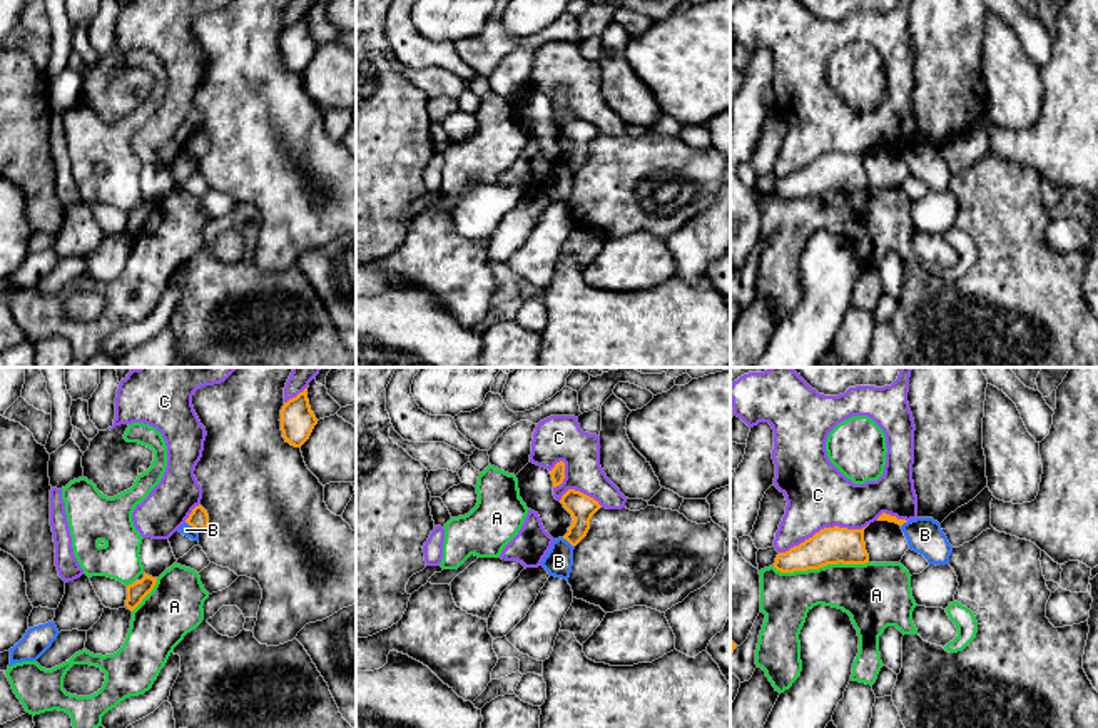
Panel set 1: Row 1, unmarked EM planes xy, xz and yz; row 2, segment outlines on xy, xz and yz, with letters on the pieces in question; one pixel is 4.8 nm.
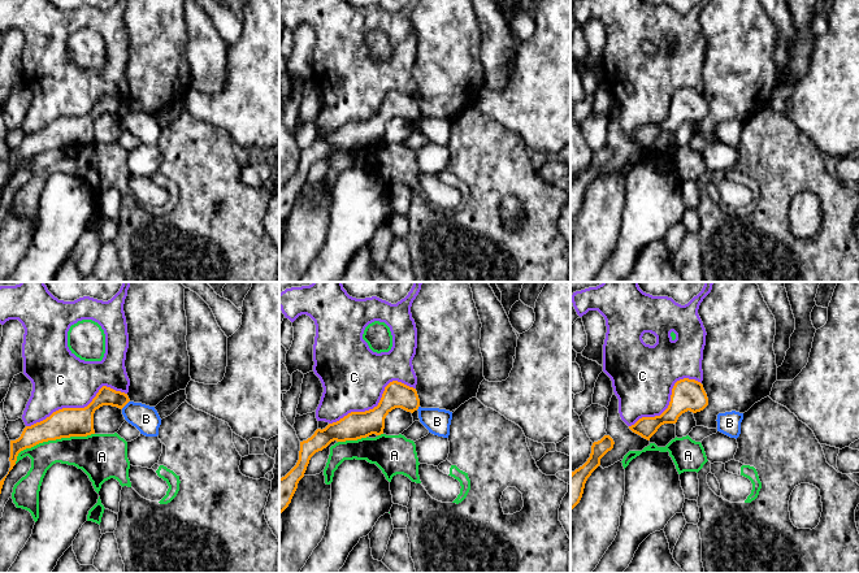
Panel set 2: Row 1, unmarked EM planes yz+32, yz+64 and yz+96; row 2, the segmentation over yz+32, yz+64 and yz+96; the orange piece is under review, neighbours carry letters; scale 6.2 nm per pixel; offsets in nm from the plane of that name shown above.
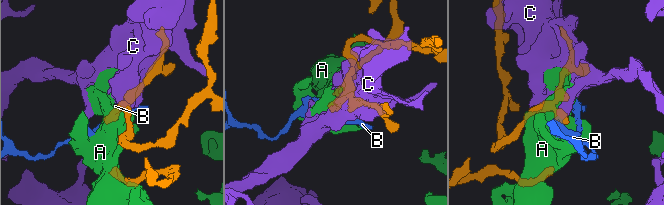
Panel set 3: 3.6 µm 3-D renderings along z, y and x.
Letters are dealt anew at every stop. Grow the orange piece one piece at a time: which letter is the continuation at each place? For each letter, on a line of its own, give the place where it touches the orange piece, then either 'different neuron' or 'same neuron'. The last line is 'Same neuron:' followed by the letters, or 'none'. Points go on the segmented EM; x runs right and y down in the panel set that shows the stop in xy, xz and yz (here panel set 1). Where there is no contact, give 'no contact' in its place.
A: contact yz (819, 566); different neuron
B: contact xy (193, 526); different neuron
C: contact yz (824, 528); different neuron
Same neuron: none

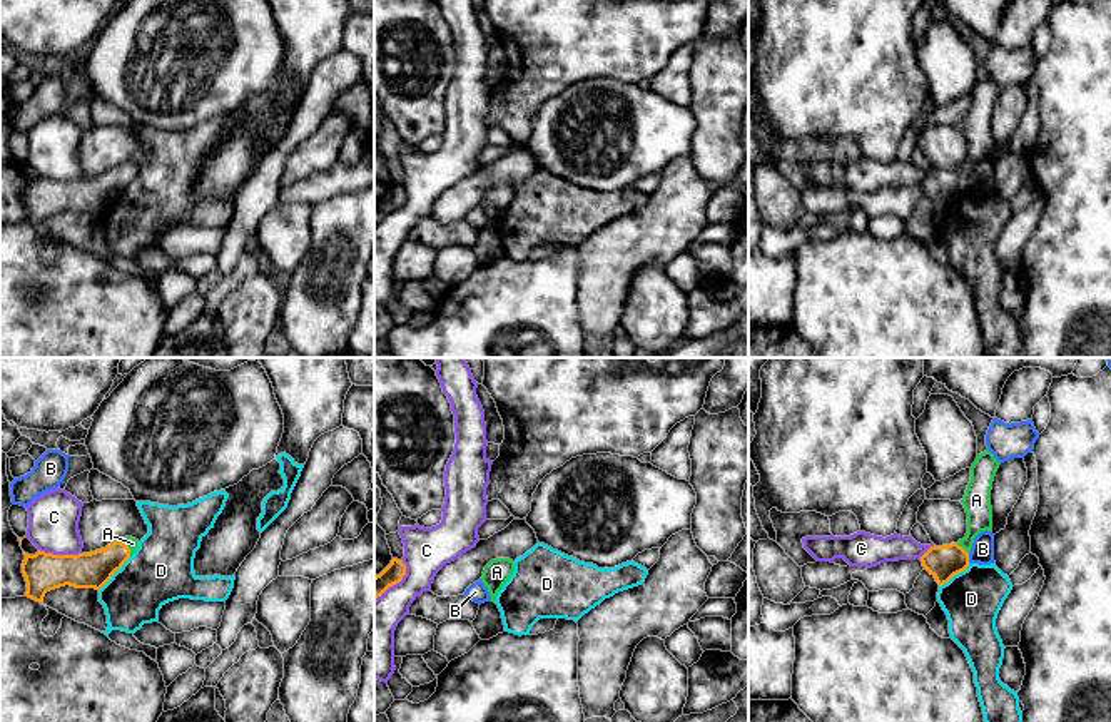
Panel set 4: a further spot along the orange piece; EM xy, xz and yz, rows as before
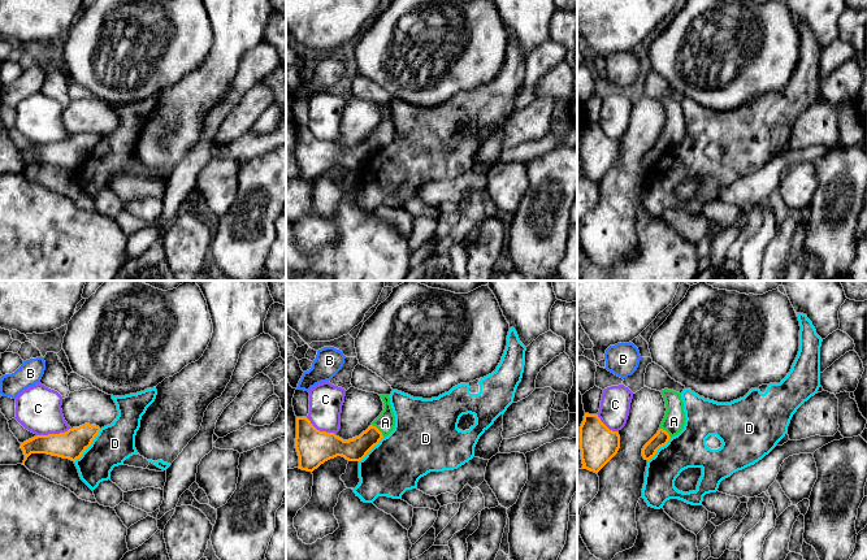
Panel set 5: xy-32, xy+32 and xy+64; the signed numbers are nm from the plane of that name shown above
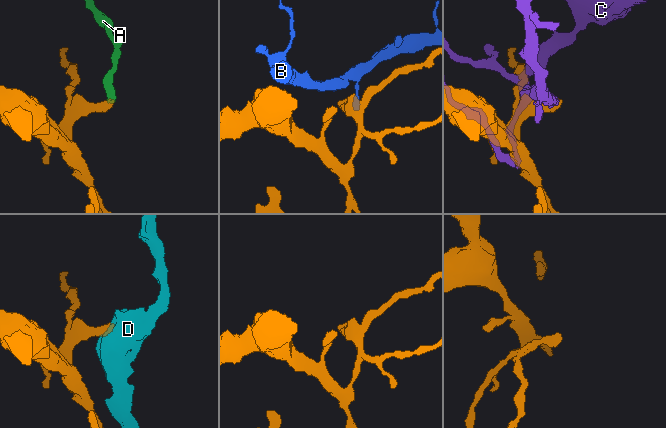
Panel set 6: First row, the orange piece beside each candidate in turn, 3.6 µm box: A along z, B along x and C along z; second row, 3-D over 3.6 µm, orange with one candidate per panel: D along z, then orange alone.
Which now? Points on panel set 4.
A: contact xy (127, 547); same neuron
B: contact yz (968, 559); different neuron
C: contact xy (60, 555); different neuron
D: contact xy (114, 572); different neuron
Same neuron: A

